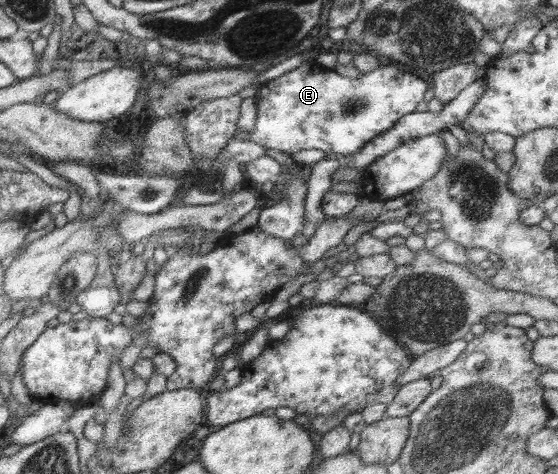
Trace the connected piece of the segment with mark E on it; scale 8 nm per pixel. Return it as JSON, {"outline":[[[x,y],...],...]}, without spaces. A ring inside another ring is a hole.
{"outline":[[[303,61],[295,69],[260,84],[254,97],[257,115],[253,131],[249,133],[249,140],[265,148],[285,152],[289,156],[308,148],[316,148],[324,153],[350,155],[365,142],[386,132],[401,116],[414,112],[416,104],[423,100],[423,94],[429,88],[430,84],[422,78],[404,72],[394,65],[380,64],[372,72],[349,78],[338,75],[333,69],[316,67]]]}

